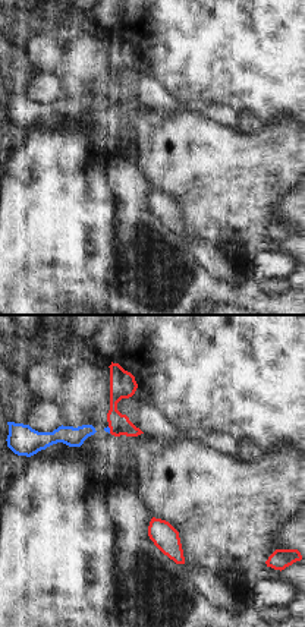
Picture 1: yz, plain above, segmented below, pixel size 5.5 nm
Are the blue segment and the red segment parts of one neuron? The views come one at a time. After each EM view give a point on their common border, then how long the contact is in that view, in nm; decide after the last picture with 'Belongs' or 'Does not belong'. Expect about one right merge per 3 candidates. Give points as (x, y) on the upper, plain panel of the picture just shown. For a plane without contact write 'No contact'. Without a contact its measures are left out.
Touches blue at (109, 101). Shared border 40 nm.

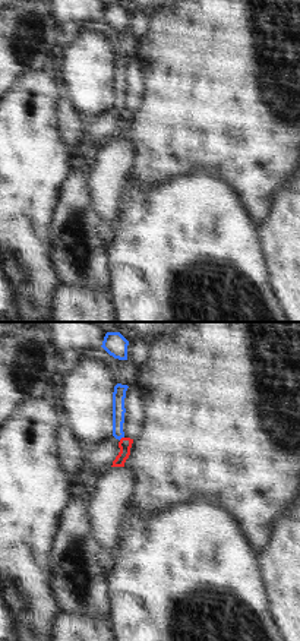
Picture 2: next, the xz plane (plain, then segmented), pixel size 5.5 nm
Touches blue at (120, 110). Shared border 40 nm.

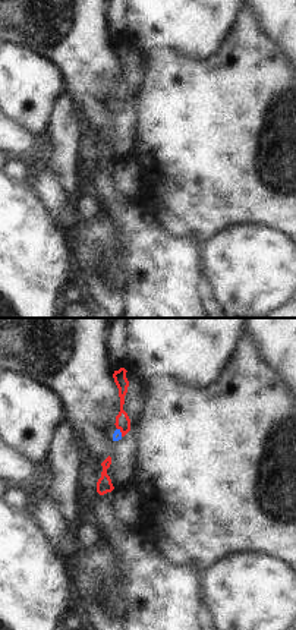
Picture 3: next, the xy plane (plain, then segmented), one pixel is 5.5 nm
Touches blue at (120, 104). Shared border 50 nm.

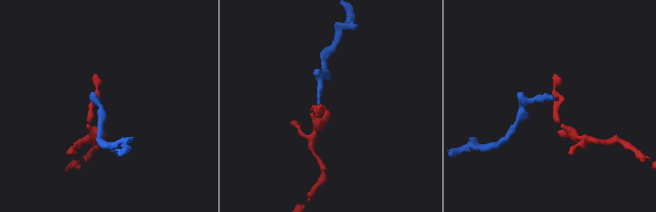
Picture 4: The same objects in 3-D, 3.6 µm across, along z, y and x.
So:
Does not belong.

